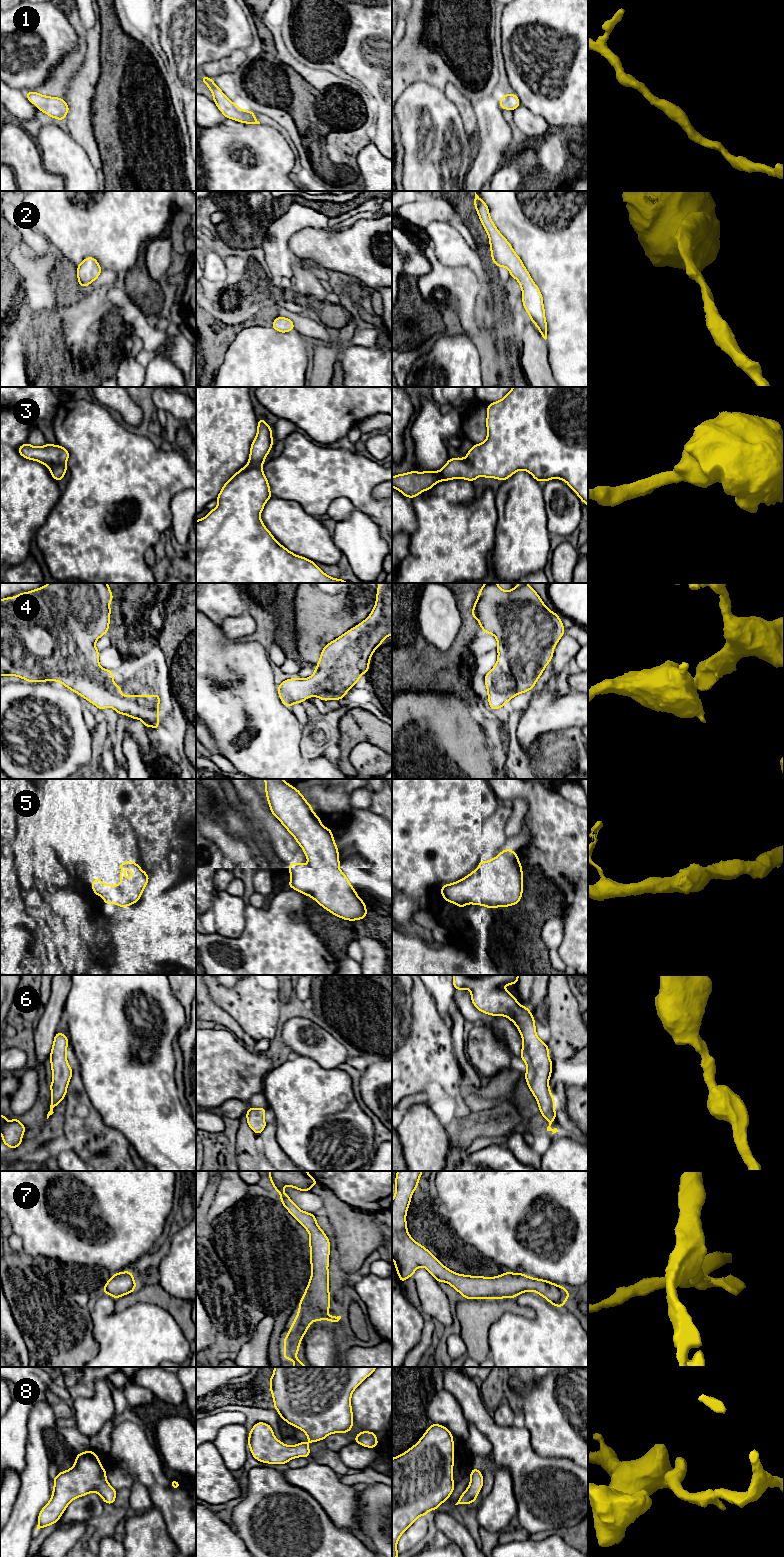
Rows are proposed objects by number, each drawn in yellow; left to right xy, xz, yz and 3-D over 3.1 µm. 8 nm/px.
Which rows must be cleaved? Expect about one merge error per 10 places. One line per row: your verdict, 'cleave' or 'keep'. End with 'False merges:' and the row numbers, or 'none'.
1: keep
2: keep
3: keep
4: keep
5: keep
6: keep
7: keep
8: keep
False merges: none

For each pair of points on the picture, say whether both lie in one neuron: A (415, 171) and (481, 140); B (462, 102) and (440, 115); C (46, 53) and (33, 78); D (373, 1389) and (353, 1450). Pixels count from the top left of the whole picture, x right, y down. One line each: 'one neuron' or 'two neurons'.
A: two neurons
B: two neurons
C: one neuron
D: two neurons

